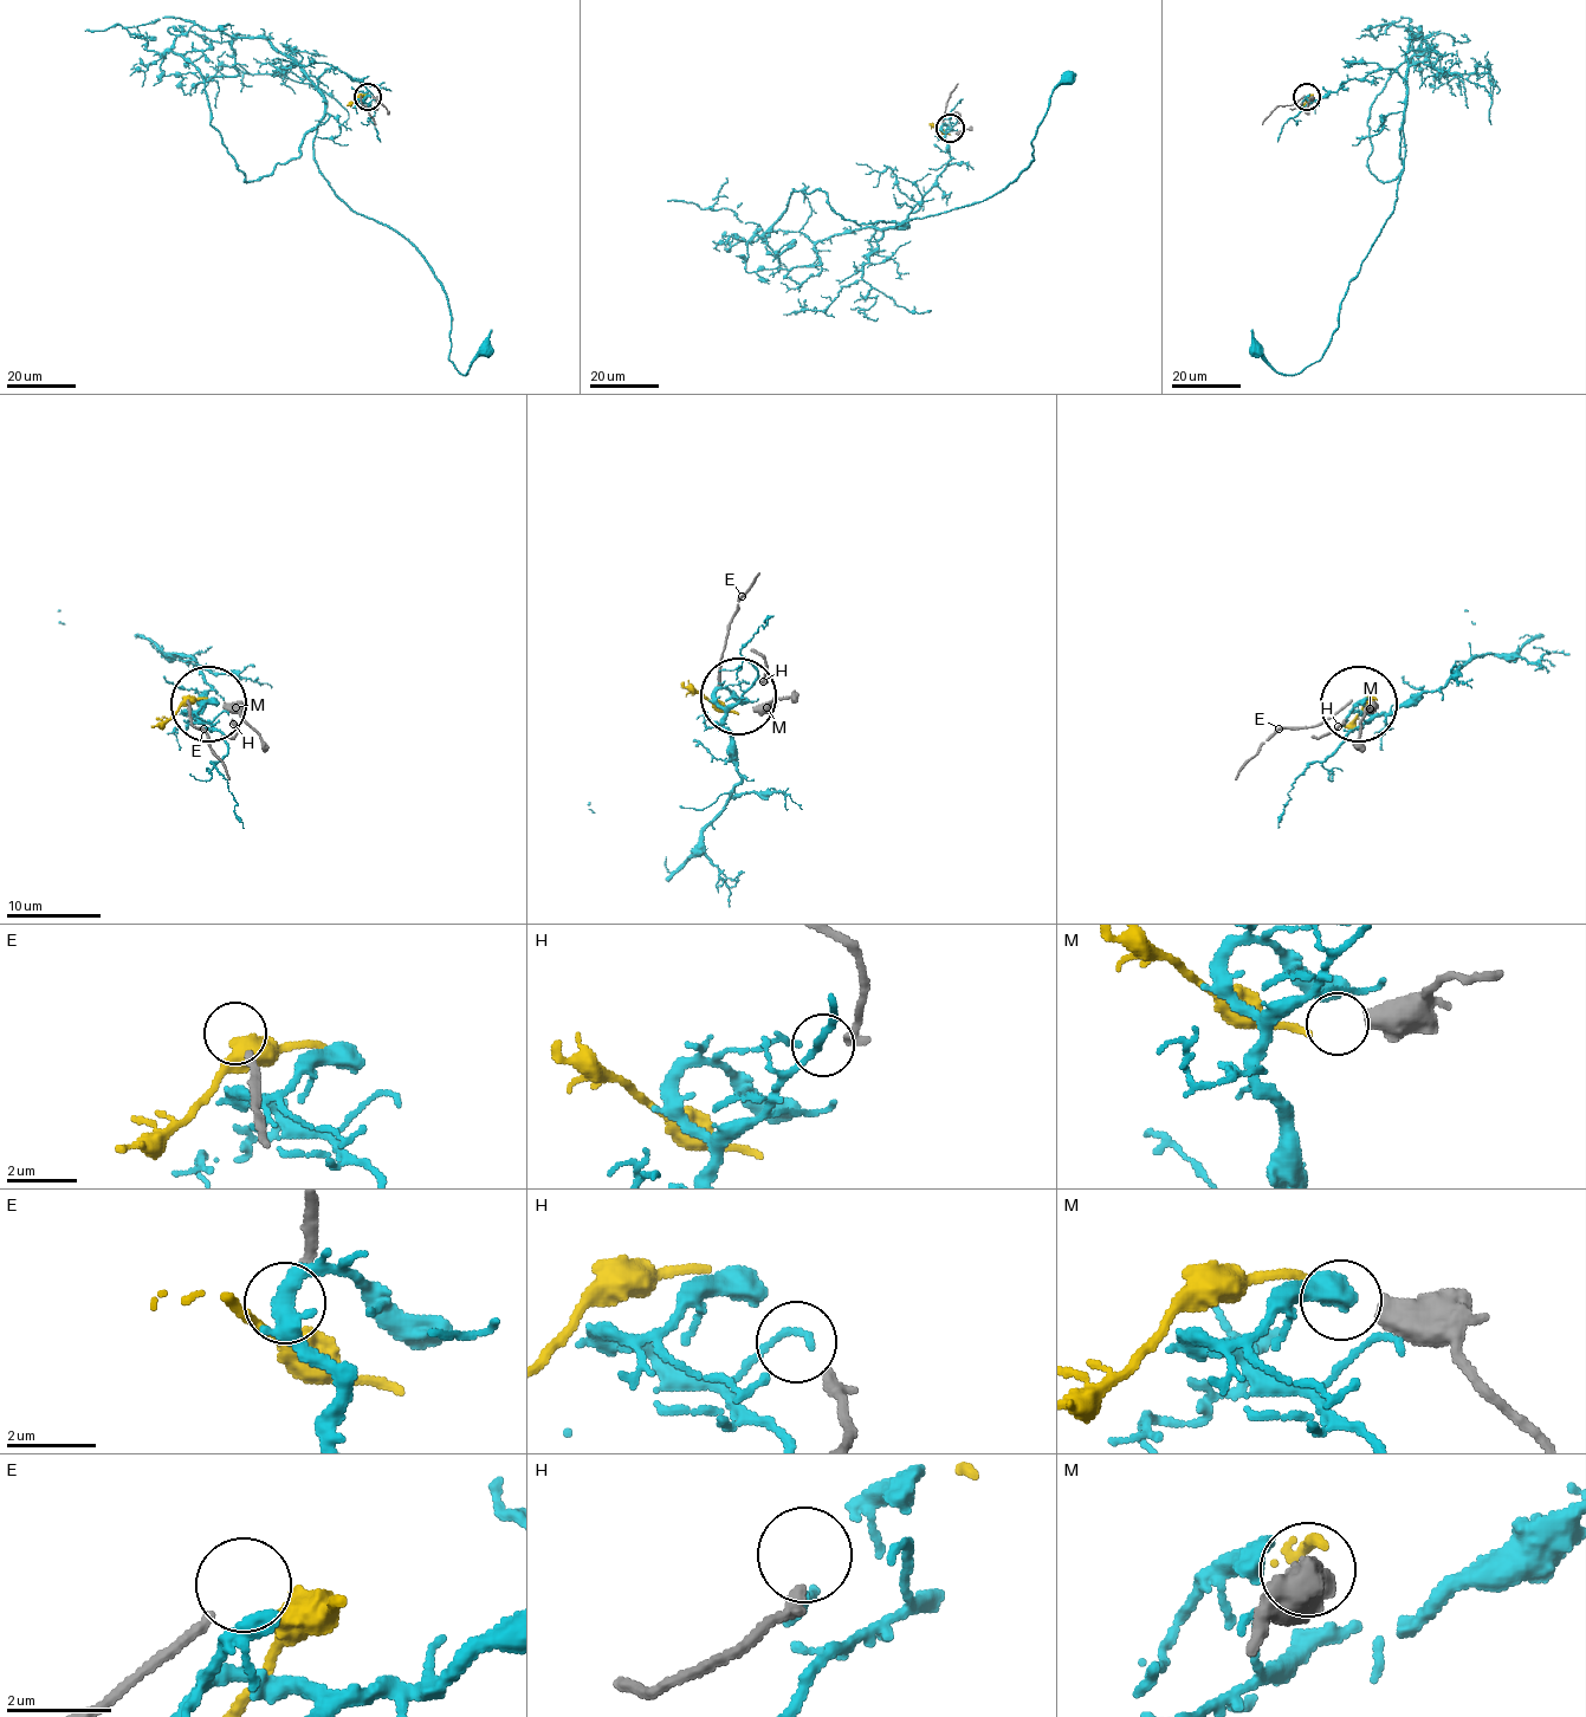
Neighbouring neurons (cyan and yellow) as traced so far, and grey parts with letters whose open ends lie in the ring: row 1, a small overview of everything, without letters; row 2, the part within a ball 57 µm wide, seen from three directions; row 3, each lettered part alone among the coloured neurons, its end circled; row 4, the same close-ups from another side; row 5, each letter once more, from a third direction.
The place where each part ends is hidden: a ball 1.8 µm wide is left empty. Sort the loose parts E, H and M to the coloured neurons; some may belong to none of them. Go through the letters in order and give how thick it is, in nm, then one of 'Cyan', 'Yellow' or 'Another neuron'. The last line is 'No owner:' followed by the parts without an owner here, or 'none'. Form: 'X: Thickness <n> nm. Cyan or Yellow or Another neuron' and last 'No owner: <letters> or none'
E: Thickness 200 nm. Another neuron
H: Thickness 240 nm. Another neuron
M: Thickness 600 nm. Another neuron
No owner: E, H, M

